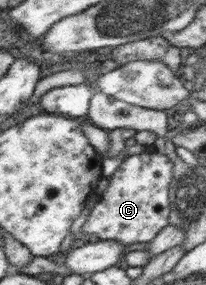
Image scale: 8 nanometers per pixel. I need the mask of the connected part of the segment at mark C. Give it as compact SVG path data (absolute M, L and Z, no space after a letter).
M144 148L141 153L127 155L119 164L117 169L108 177L108 185L103 192L97 195L89 215L87 215L81 230L77 235L95 237L97 241L113 241L122 245L135 243L149 243L167 225L170 211L167 187L171 178L172 164L162 154L149 154Z

